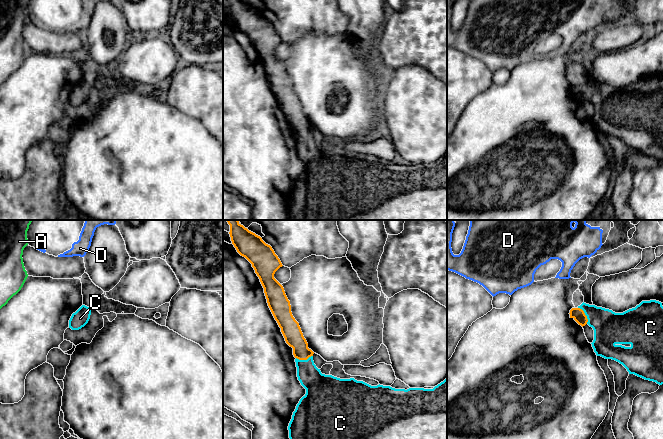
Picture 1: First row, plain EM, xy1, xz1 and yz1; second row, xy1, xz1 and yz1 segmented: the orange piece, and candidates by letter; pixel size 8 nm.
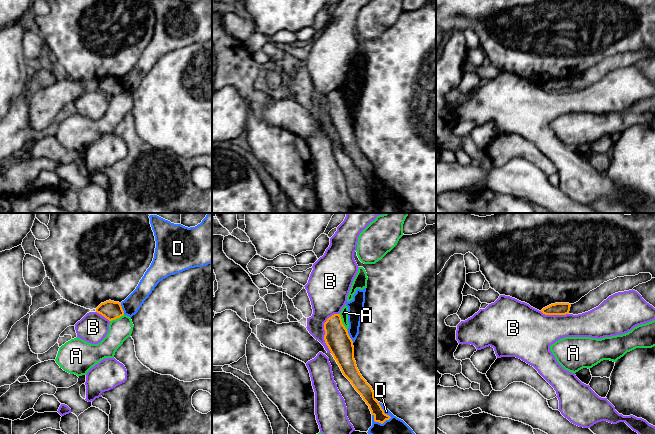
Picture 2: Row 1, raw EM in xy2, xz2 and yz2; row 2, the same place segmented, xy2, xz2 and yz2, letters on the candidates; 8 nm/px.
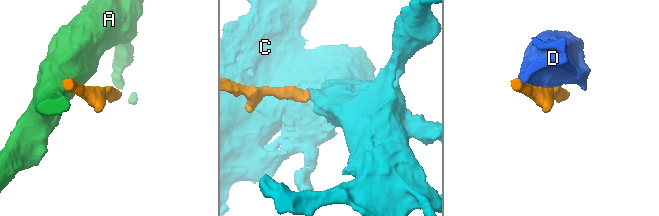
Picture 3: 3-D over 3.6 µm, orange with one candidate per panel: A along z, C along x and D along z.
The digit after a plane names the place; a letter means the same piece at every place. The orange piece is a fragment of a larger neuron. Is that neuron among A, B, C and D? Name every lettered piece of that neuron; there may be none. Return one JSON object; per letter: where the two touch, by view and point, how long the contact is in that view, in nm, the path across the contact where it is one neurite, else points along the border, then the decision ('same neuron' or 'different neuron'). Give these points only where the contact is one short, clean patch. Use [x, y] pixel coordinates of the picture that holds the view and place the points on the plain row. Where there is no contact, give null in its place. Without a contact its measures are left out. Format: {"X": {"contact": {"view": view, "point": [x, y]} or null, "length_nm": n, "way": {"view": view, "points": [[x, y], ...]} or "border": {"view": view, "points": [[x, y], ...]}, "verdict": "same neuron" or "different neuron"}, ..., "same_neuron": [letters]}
{"A": {"contact": {"view": "xz2", "point": [341, 98]}, "length_nm": 170, "border": {"view": "xz2", "points": [[339, 89], [342, 100], [347, 107]]}, "verdict": "different neuron"}, "B": {"contact": {"view": "xz2", "point": [324, 105]}, "length_nm": 320, "border": {"view": "xz2", "points": [[338, 89], [332, 90], [324, 99], [324, 118], [331, 128]]}, "verdict": "different neuron"}, "C": {"contact": {"view": "yz1", "point": [585, 91]}, "length_nm": 150, "way": {"view": "yz1", "points": [[578, 90], [585, 91], [599, 94], [610, 104]]}, "verdict": "same neuron"}, "D": {"contact": {"view": "xz2", "point": [386, 190]}, "length_nm": 190, "verdict": "different neuron"}, "same_neuron": ["C"]}

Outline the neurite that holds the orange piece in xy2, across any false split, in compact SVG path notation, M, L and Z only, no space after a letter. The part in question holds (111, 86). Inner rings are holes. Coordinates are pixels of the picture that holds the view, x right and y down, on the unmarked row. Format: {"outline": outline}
{"outline": "M111 76L101 79L96 84L96 88L104 92L109 97L115 96L124 91L121 79Z"}

